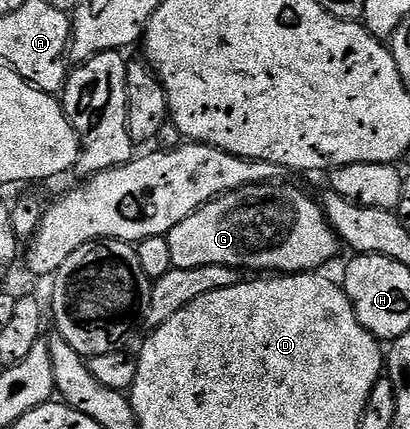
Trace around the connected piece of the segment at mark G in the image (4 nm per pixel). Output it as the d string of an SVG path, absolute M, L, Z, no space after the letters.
M282 182L254 183L250 187L241 187L205 203L200 209L184 217L184 221L180 221L180 225L172 228L166 236L168 250L172 252L172 265L180 269L233 267L242 273L254 271L250 273L283 275L321 272L325 263L333 261L334 254L340 248L340 240L322 212L321 202L305 195L300 188L289 187Z

